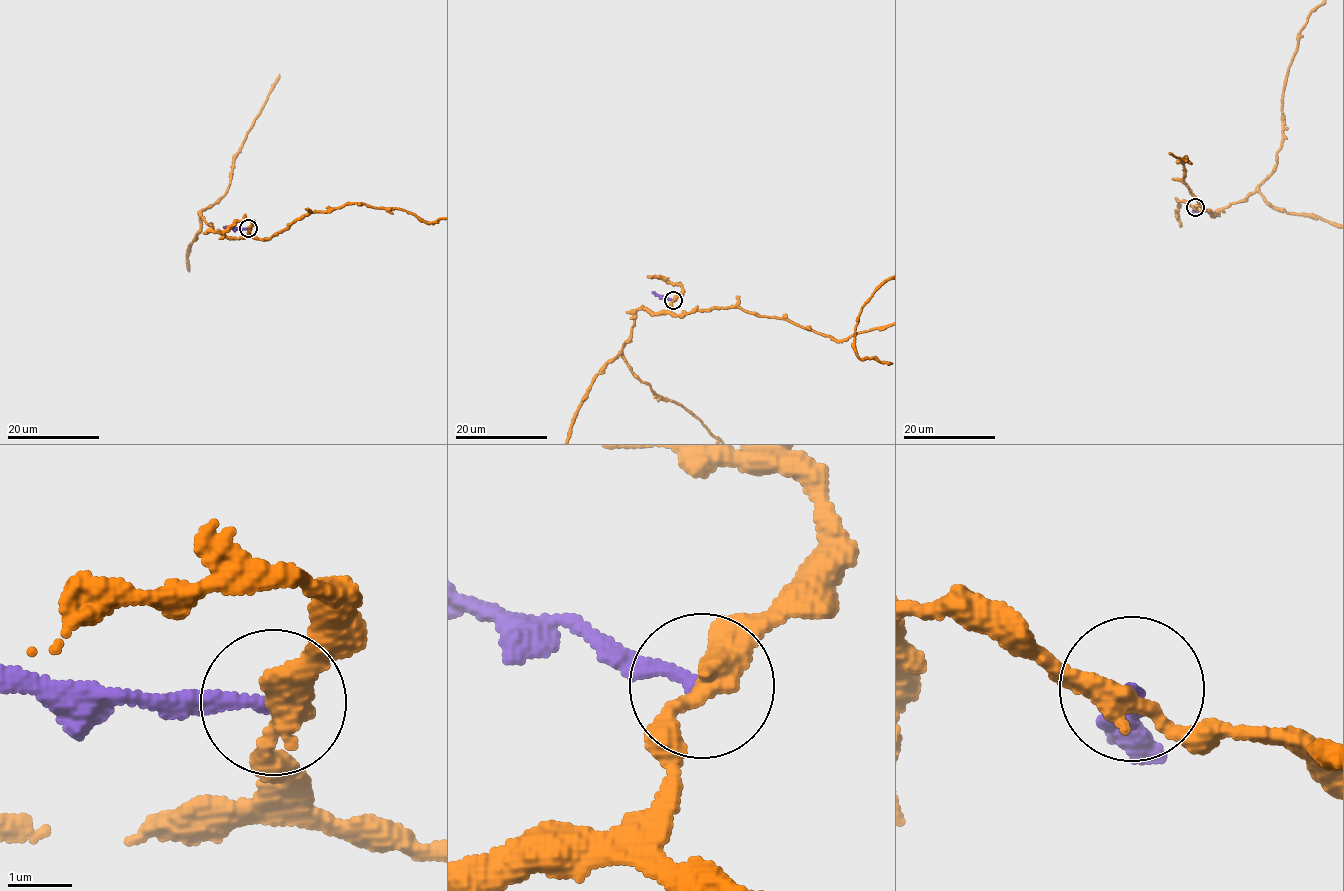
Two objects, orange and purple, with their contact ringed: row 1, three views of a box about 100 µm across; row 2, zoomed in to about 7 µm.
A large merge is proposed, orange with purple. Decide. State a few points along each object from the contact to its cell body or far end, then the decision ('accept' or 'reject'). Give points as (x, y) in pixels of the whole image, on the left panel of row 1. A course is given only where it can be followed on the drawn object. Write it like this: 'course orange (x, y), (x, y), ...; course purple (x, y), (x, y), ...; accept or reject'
course purple (249, 228), (223, 226); reject

